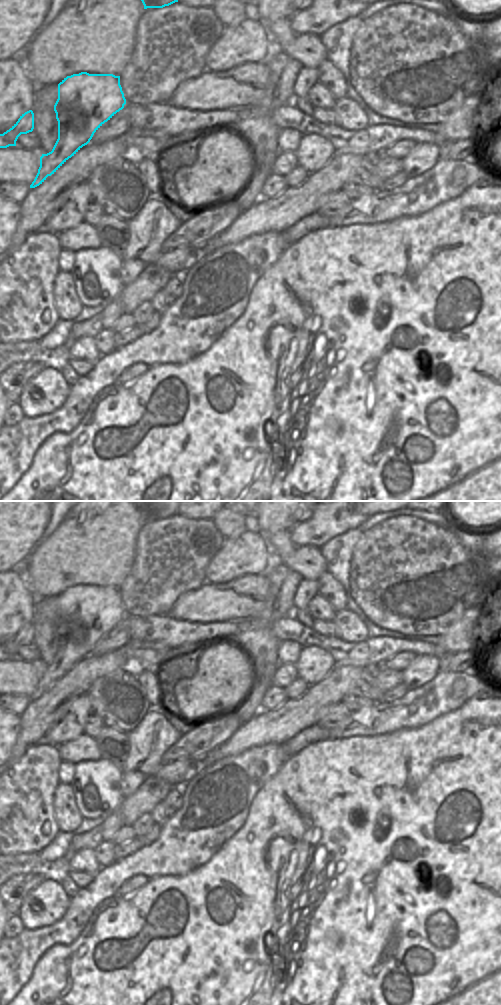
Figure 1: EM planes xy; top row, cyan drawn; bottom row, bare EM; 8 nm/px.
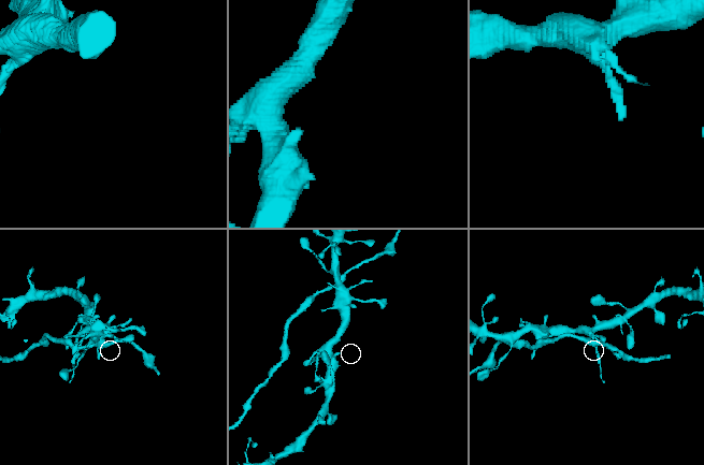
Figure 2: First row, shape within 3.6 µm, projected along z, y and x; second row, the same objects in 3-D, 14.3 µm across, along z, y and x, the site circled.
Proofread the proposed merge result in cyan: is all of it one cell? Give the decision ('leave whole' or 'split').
split

